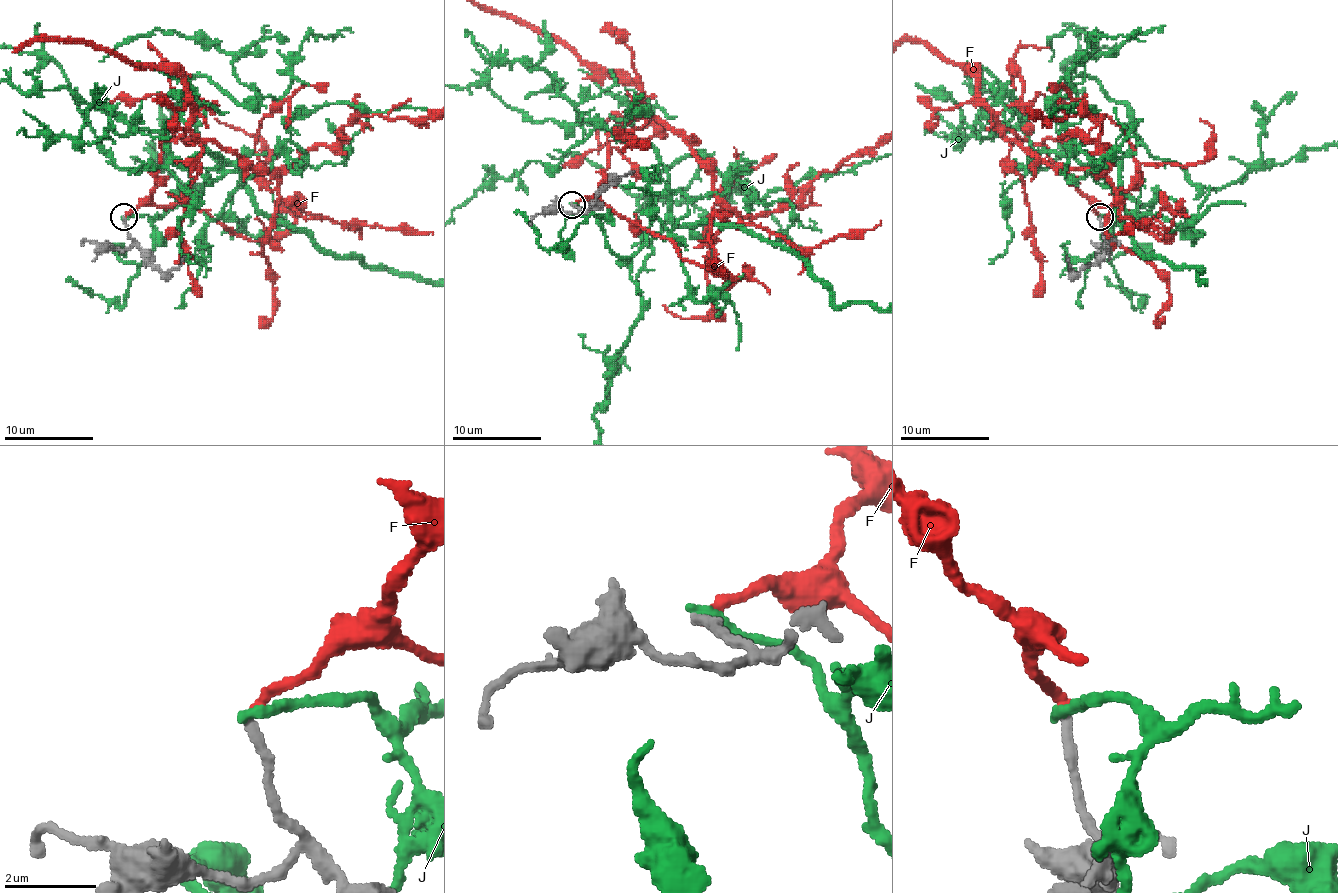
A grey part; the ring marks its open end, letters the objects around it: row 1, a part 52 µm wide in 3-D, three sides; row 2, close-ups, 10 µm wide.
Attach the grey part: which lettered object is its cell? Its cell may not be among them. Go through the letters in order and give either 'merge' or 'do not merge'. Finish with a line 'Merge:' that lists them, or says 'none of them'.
F: merge
J: do not merge
Merge: F

